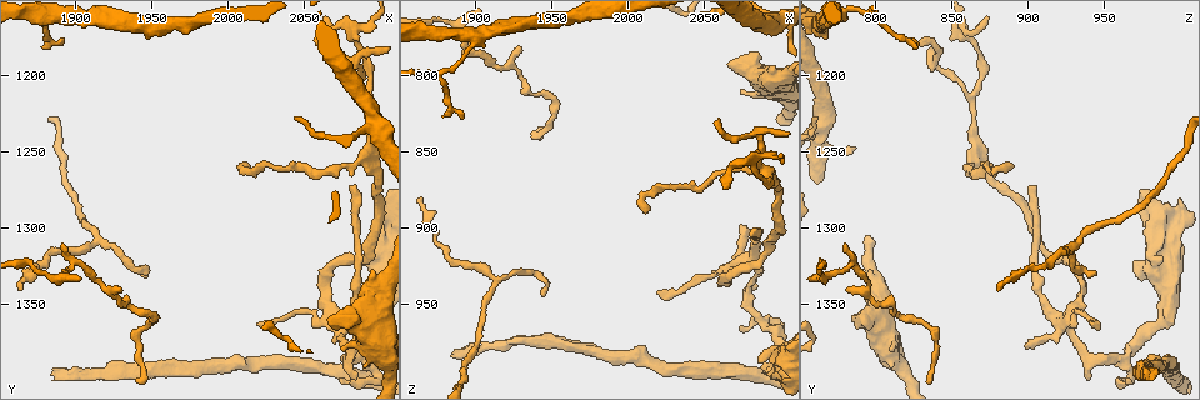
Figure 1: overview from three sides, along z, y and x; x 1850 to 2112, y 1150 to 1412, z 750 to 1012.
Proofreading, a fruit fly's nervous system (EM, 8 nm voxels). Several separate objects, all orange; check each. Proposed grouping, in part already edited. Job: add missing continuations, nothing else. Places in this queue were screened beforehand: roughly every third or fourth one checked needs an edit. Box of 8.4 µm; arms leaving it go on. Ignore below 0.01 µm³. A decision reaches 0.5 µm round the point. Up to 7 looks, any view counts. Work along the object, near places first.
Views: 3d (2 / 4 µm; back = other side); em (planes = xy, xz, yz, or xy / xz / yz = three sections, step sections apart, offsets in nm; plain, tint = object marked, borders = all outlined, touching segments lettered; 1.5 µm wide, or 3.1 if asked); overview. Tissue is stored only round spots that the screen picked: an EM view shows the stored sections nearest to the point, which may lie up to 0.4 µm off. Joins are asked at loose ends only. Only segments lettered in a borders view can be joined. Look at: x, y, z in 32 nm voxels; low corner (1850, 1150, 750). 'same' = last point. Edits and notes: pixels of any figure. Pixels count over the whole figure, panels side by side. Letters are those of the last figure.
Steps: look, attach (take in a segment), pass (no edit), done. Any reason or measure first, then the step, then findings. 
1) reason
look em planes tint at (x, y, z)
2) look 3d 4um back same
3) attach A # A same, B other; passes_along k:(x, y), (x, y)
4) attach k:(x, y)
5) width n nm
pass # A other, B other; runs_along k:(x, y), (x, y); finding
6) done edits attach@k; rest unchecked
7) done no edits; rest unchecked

look em planes borders at (2074, 1378, 898)

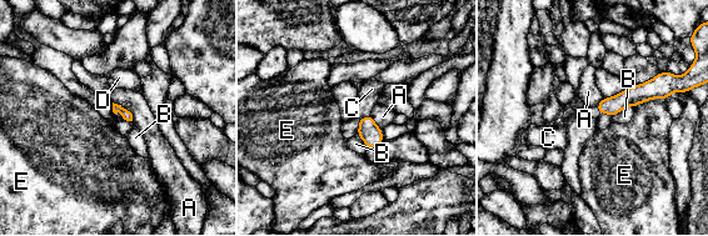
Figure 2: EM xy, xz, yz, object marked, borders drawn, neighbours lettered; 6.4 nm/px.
attach C # A other, B other, C same, D other, E other; passes_along 2:(372, 135), (364, 116), (368, 91); it goes on there

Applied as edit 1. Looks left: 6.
thin end
look em yz step 8 borders at (1890, 1312, 780)

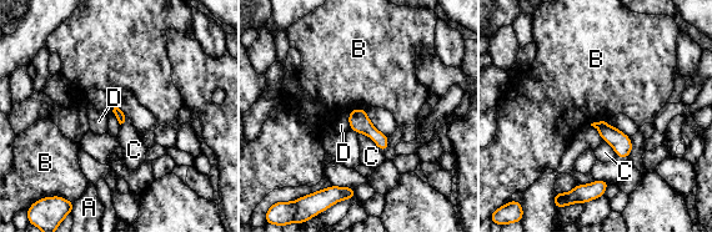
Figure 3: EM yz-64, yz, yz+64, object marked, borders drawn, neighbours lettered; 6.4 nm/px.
pass # A other, B other, C other, D other; border 3:(357, 134), (365, 134), (384, 154); no lettered segment goes on from it

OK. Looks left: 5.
thin end
look em planes borders at (1890, 1174, 824)

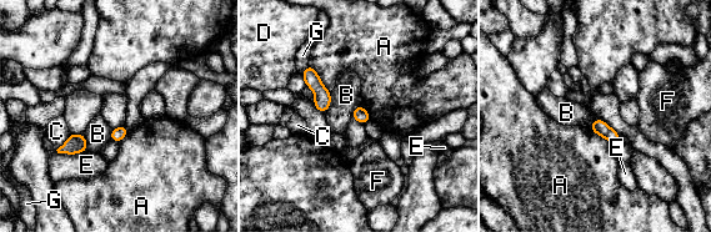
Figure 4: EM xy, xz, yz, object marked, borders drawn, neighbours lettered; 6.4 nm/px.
longest_contact A 240 nm
pass # A other, B other, C other, D other, E other, F other, G other; border 4:(331, 92), (331, 104), (324, 112); no lettered segment goes on from it

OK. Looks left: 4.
done edits attach@2; rest unchecked

